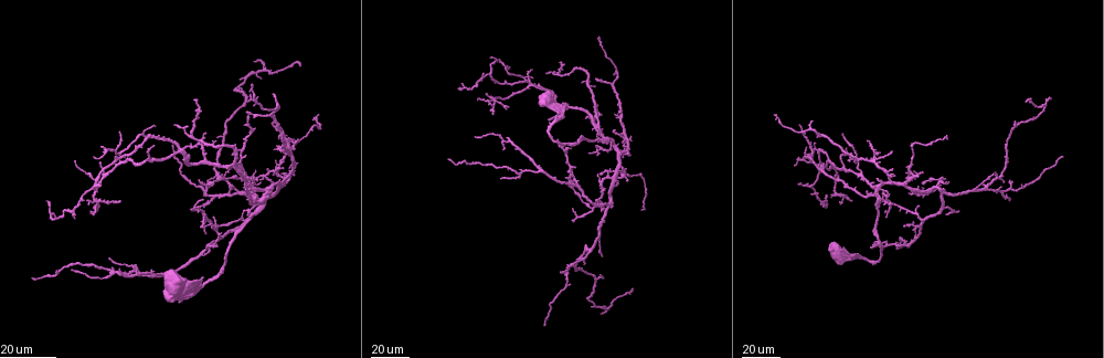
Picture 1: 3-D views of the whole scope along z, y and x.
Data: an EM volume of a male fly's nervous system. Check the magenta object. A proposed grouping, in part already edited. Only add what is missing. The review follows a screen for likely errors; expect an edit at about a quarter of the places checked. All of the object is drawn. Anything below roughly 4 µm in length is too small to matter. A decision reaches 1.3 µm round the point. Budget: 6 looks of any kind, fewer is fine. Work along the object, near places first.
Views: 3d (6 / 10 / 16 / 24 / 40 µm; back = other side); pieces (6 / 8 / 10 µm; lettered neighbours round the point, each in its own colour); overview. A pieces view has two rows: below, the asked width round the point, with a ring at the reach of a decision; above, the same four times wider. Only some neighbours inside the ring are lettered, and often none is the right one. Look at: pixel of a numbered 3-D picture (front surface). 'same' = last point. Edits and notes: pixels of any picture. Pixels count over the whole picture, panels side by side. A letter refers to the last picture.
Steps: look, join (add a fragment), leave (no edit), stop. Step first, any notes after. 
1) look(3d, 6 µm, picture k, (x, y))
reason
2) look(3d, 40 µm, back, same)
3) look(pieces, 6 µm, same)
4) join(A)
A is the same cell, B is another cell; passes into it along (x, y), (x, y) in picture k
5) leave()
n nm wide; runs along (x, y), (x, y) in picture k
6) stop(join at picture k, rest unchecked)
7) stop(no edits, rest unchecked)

look(3d, 24 µm, picture 1, (573, 219))
an open end

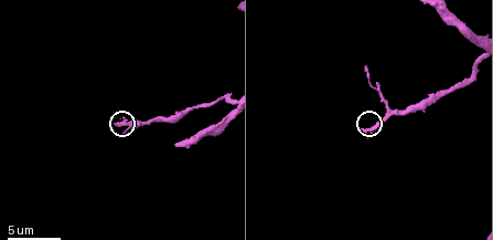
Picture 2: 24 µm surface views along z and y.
look(pieces, 10 µm, picture 2, (115, 124))

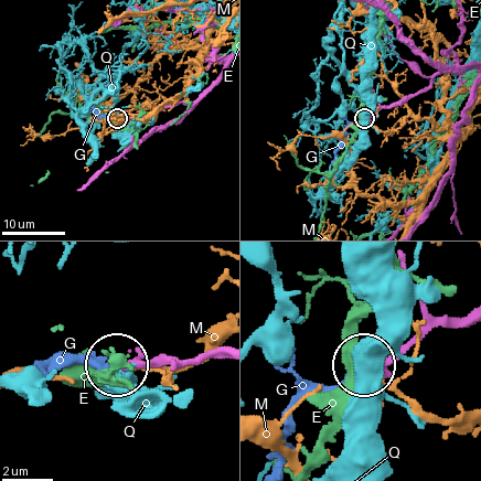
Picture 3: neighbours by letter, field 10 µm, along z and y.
join(G)
G is the same cell, E, M and Q are other cells; it goes on there

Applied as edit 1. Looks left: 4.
look(3d, 24 µm, picture 1, (505, 137))
an open end

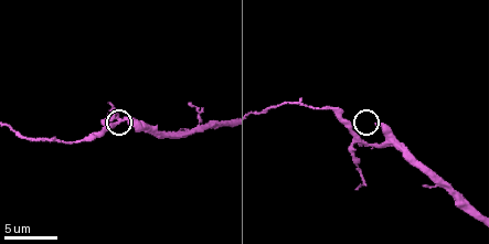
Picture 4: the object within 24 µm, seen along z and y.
look(pieces, 6 µm, picture 4, (378, 123))

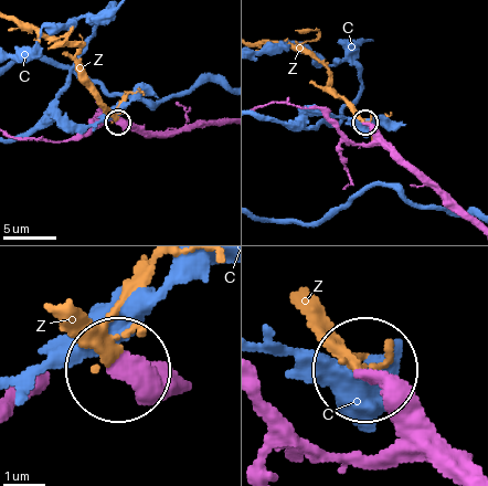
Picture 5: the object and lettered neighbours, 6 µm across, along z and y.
join(Z)
Z is the same cell, C is another cell; passes into it along (457, 469), (333, 331) in picture 5; it goes on there

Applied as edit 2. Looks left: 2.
stop(join at picture 3, join at picture 5, rest unchecked)

